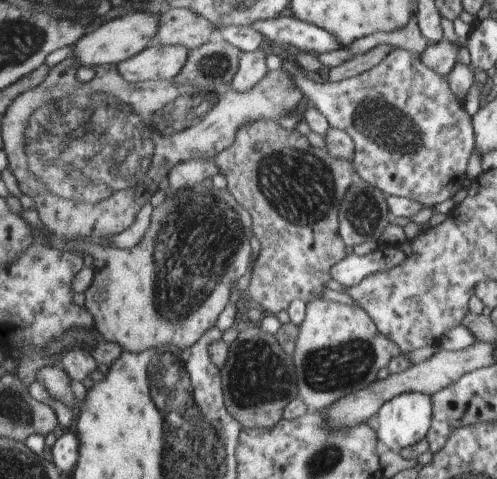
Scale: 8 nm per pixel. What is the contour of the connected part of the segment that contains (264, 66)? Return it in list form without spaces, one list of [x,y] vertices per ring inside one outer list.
[[[266,50],[248,51],[243,53],[238,74],[232,83],[240,91],[251,91],[269,72]]]

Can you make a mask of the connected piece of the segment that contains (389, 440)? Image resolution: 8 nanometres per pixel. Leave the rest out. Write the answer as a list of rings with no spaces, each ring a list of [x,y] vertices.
[[[421,392],[399,394],[385,402],[377,412],[373,424],[380,440],[392,451],[400,452],[412,444],[420,444],[420,440],[428,435],[434,419],[434,404],[431,395]]]

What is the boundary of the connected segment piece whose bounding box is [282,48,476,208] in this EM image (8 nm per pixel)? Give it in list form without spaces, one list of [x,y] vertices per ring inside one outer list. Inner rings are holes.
[[[396,48],[374,68],[343,81],[333,78],[327,83],[309,78],[296,61],[284,59],[282,67],[293,74],[295,81],[324,114],[330,126],[346,129],[352,135],[355,147],[351,161],[356,167],[356,177],[385,195],[406,197],[430,208],[452,199],[460,190],[466,178],[466,164],[471,160],[472,150],[475,150],[473,124],[470,124],[470,116],[466,114],[463,104],[453,94],[447,77],[428,68],[419,55]]]

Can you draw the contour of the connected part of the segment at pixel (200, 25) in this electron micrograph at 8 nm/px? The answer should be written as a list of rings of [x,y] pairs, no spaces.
[[[169,7],[162,13],[163,22],[156,42],[162,45],[184,45],[197,49],[210,42],[218,28],[208,17],[194,9]]]

